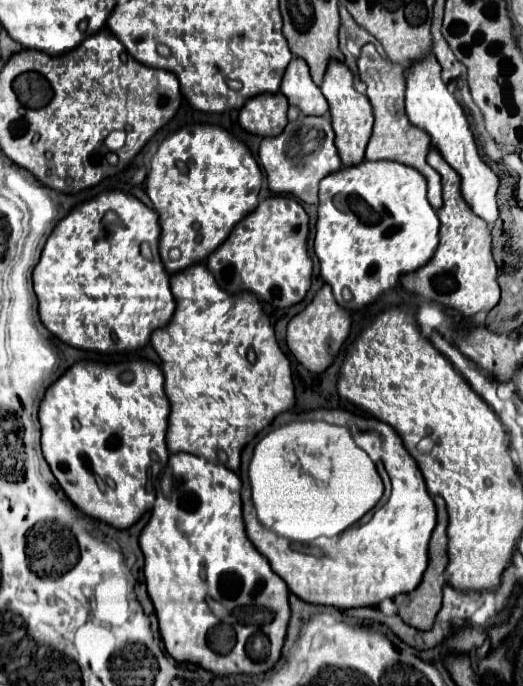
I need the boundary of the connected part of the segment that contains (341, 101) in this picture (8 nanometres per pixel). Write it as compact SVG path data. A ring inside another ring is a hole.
M330 60L328 62L328 70L324 74L320 90L322 90L322 94L326 96L326 100L330 104L332 128L336 132L336 148L340 152L342 166L352 166L356 162L362 162L364 160L366 144L368 144L370 134L372 134L372 122L374 122L370 100L366 96L362 96L362 94L356 92L352 72L340 60Z

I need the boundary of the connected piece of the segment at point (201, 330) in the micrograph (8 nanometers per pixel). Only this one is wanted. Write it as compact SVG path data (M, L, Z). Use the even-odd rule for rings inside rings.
M194 264L192 268L184 270L184 272L178 272L178 274L172 274L170 276L170 288L172 288L172 294L174 294L174 300L176 300L176 312L174 316L170 318L170 322L164 326L164 328L158 328L152 332L152 346L156 350L156 354L160 356L162 360L162 372L164 372L164 392L168 396L168 402L170 402L170 416L168 416L168 434L166 434L166 444L168 444L168 450L170 452L190 452L190 454L196 454L196 456L202 456L206 460L212 460L212 462L220 462L224 464L226 468L230 470L238 470L240 466L240 452L242 448L264 428L268 426L276 414L284 412L284 410L290 410L294 406L294 386L290 386L292 382L292 370L290 370L290 360L282 354L278 342L276 342L276 336L274 336L274 328L270 324L270 318L266 316L264 308L260 306L258 298L252 294L252 292L242 292L242 294L228 294L226 290L222 290L214 276L208 272L208 268L204 264ZM248 348L254 348L256 352L256 362L250 364L248 358L246 358L246 352Z

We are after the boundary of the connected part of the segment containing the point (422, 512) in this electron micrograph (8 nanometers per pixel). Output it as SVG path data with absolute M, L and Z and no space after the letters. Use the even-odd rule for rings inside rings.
M392 428L390 444L384 444L382 438L380 450L380 458L392 482L388 502L374 510L370 522L352 526L344 532L344 536L336 536L332 548L324 550L324 556L308 556L294 550L288 542L278 542L278 536L268 532L268 528L256 520L256 514L252 514L252 500L248 492L242 492L242 516L250 542L266 556L272 570L300 600L336 606L342 610L376 606L380 600L410 592L416 584L420 584L420 576L428 564L428 540L436 526L436 508L414 458L408 454L400 436Z

